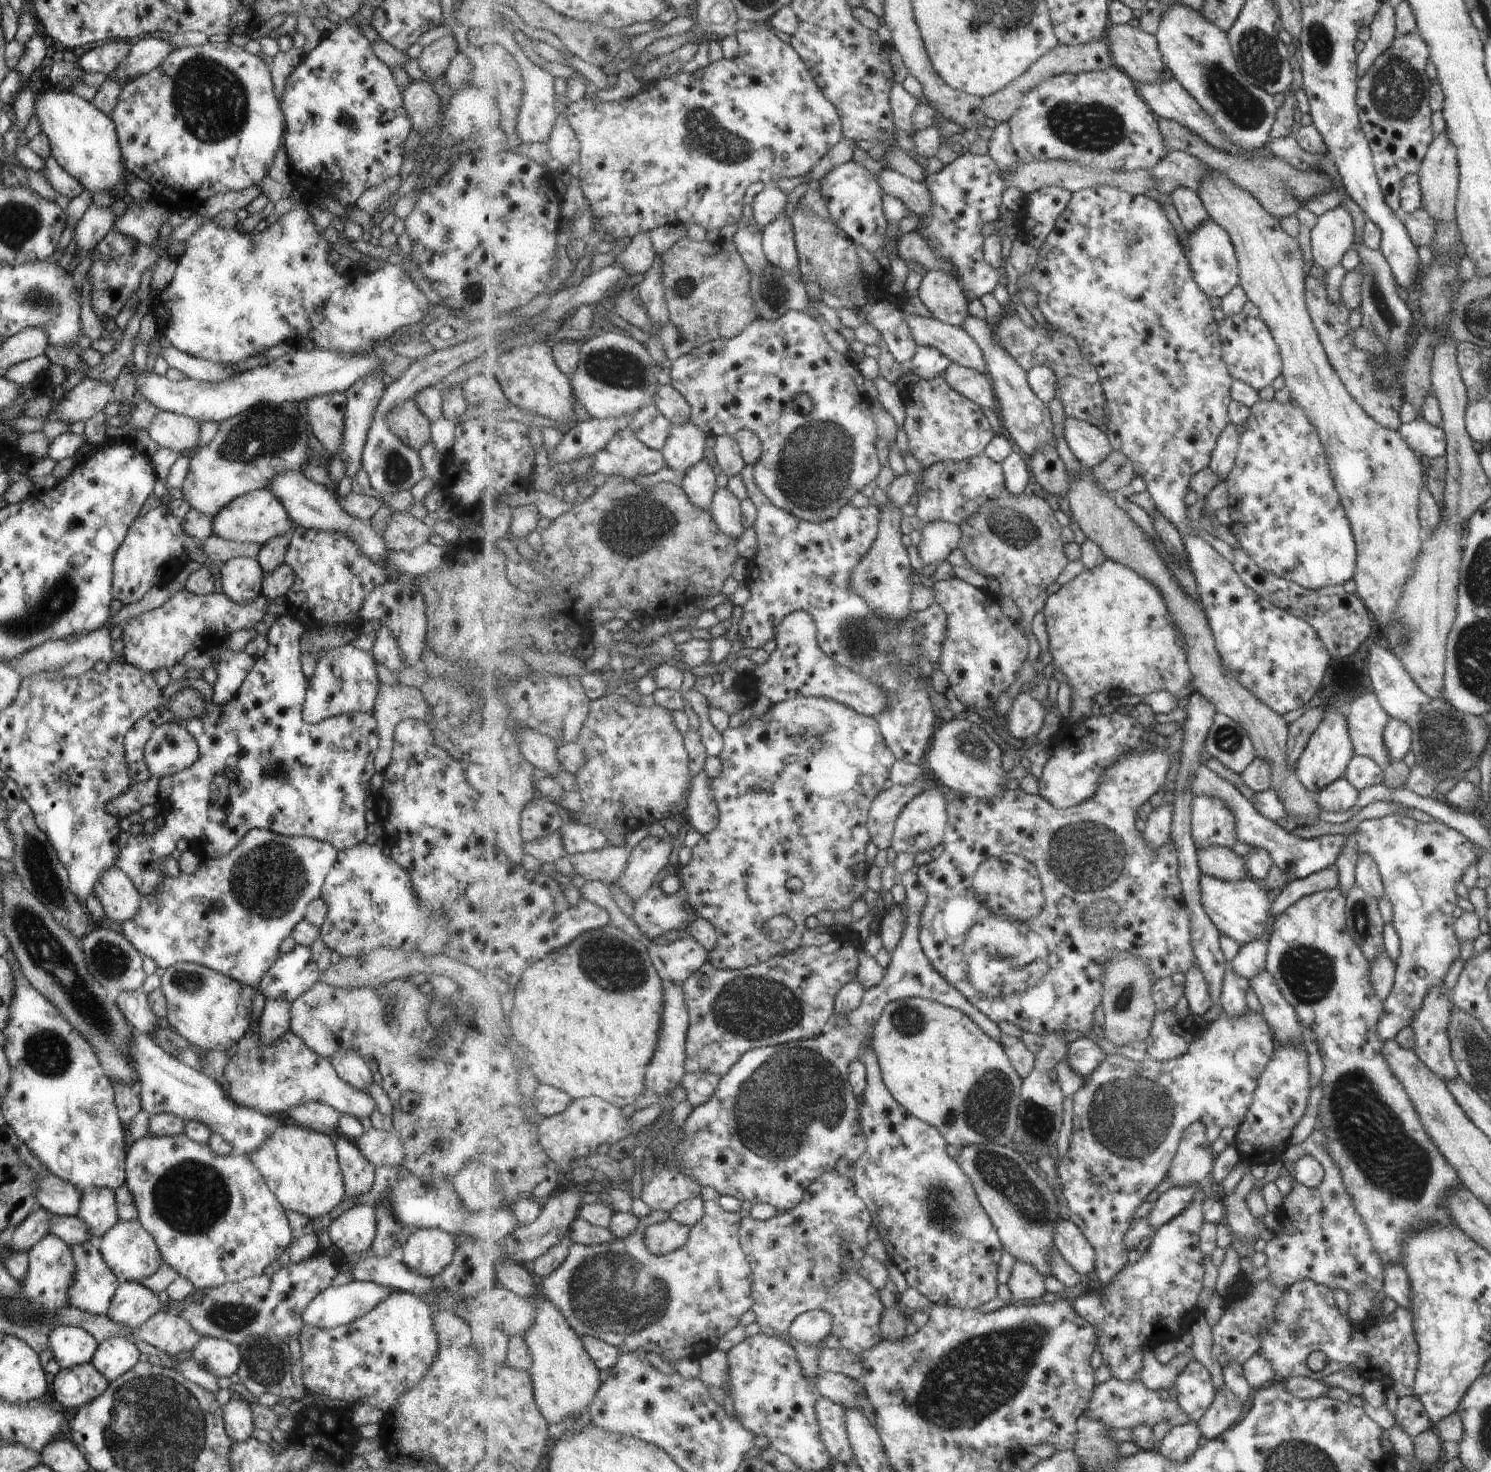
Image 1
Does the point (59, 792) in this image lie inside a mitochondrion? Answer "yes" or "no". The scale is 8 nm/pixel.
no

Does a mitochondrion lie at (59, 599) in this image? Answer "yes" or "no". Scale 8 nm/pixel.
yes

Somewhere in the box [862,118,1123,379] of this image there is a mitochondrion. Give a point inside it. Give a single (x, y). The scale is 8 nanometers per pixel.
(1015, 338)

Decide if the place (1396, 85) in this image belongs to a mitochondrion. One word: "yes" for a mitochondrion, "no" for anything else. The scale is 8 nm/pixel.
yes

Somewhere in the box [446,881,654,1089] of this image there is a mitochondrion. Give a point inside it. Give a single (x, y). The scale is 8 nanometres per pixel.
(609, 963)

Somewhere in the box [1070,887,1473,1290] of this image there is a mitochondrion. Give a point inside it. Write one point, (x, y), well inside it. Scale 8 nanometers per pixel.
(1373, 1133)

